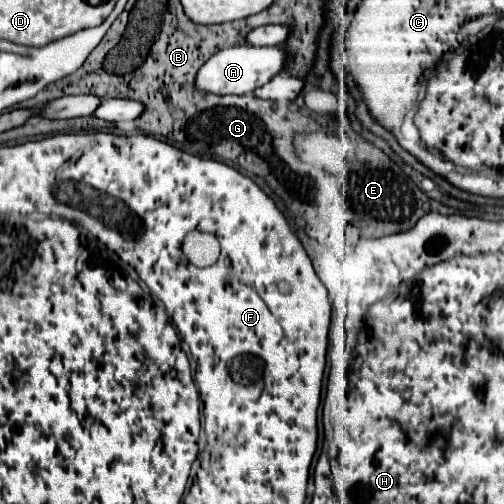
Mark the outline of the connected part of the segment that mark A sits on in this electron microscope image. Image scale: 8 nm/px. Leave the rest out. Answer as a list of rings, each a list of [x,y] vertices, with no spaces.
[[[234,46],[234,48],[224,48],[216,52],[202,68],[200,74],[196,76],[196,86],[204,92],[212,94],[250,94],[256,88],[264,86],[270,82],[274,76],[284,72],[288,60],[288,52],[282,46]]]

